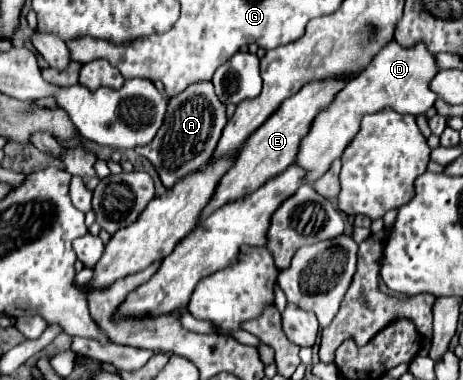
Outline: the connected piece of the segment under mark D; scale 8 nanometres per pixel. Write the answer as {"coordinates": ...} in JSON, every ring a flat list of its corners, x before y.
{"coordinates":[[398,42,386,44,370,62,370,66,356,78,352,78,344,90,334,98,334,102,318,114,318,120,314,120,314,128,310,128,310,134,302,140,296,164,304,166,306,180,312,184,316,182,334,160,342,156,346,146,354,140,354,136,360,130,360,120,364,114,374,114,386,106,394,108,402,114,424,114,432,104,436,102,436,92,430,90,430,82,440,72,440,66,436,64,434,54,428,50,426,42,418,42,410,48,402,48]]}

